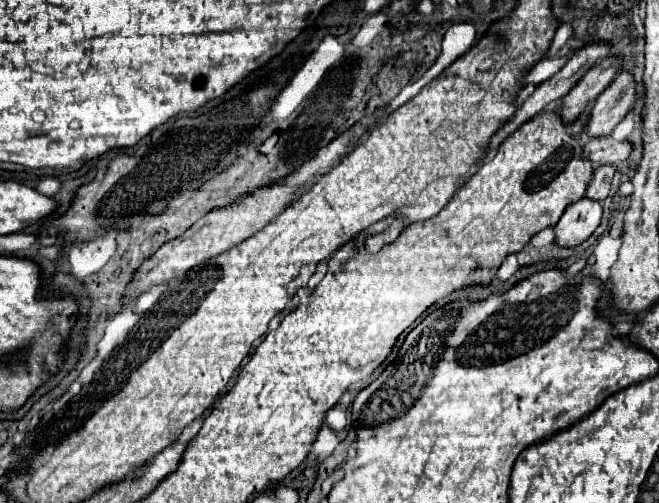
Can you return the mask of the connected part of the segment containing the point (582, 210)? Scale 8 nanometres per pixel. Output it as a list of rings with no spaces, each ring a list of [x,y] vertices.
[[[581,198],[567,206],[565,214],[555,226],[555,240],[561,246],[577,246],[587,240],[599,226],[603,206],[599,200]]]

